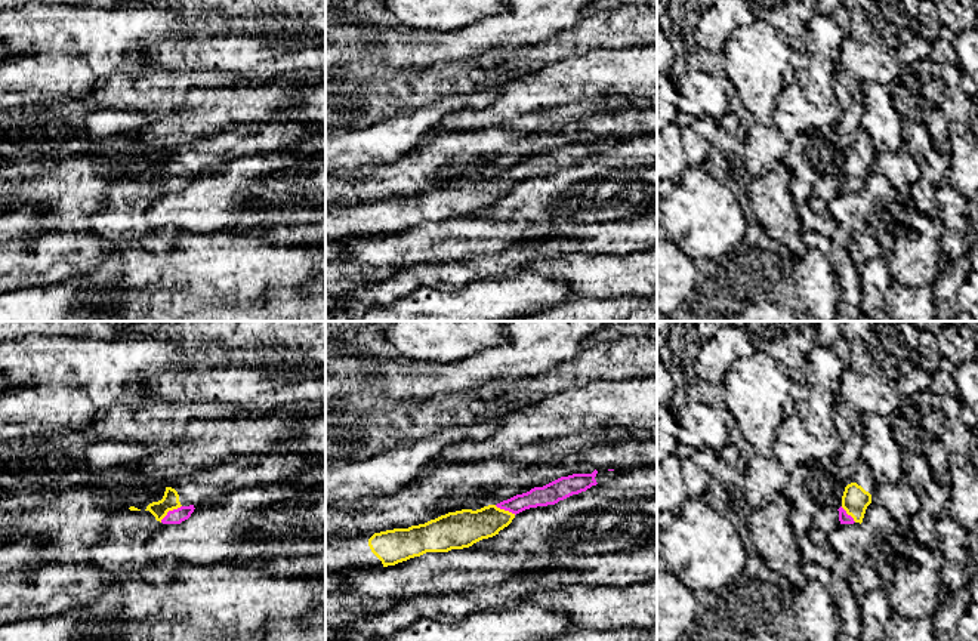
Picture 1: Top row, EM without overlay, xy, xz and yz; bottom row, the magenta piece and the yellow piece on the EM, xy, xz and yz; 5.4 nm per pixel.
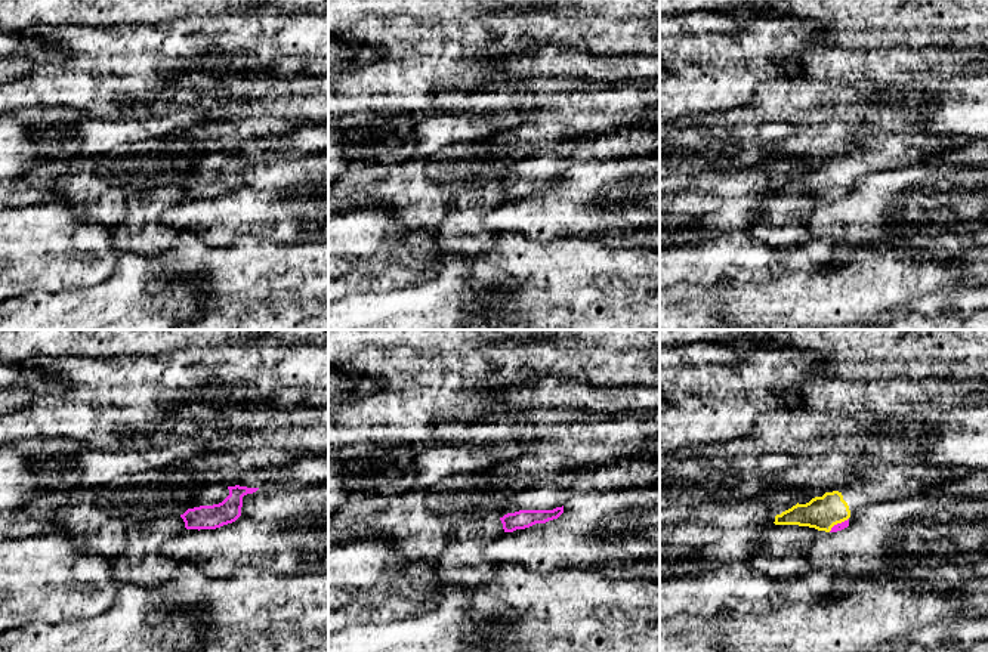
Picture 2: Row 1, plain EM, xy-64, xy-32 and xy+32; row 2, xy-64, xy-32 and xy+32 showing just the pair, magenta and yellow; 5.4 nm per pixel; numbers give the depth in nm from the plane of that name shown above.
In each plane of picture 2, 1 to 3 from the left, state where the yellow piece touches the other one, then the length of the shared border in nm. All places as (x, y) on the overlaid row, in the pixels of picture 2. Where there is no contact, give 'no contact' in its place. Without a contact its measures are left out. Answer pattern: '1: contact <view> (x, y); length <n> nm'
1: no contact
2: no contact
3: contact xy+32 (837, 524); length 130 nm

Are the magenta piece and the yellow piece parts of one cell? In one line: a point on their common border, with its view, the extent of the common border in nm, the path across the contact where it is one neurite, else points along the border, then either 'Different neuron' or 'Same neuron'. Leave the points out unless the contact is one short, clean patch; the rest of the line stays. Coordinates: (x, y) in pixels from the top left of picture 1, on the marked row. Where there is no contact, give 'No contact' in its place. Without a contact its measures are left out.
Touches magenta at xy (169, 511). Shared border 150 nm. Path across: xy (184, 512), (169, 511), (170, 501). Same neuron

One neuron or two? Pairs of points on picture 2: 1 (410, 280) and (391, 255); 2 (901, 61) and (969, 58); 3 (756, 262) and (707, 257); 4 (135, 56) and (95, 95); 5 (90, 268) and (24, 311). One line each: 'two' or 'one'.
1: two
2: one
3: one
4: one
5: two

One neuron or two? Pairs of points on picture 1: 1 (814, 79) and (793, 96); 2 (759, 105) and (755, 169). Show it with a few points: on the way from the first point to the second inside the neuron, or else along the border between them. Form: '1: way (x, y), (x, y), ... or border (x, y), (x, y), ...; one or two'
1: border (796, 82), (808, 101), (835, 101); two
2: border (755, 120), (773, 125), (787, 142); two

